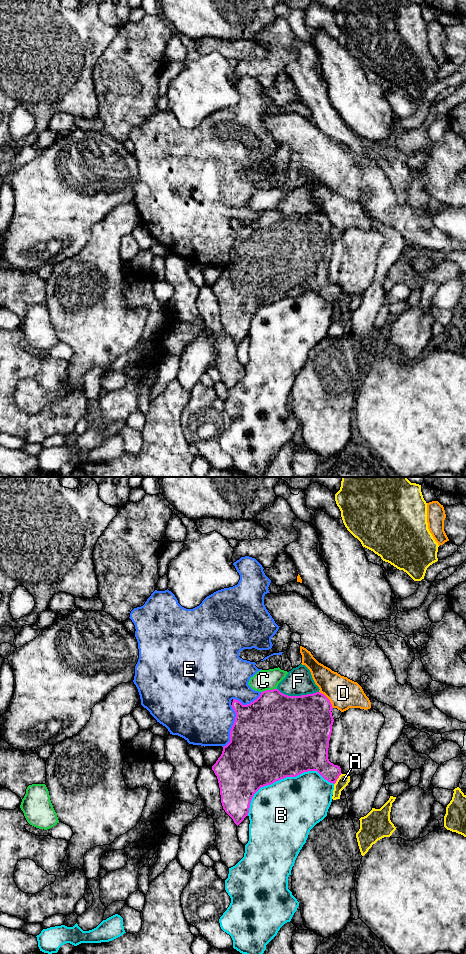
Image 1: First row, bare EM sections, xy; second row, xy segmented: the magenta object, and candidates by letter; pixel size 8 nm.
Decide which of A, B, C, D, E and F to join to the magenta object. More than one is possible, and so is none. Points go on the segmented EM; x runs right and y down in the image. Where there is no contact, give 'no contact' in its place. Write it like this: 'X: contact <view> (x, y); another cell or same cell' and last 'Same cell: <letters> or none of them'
A: contact xy (337, 778); another cell
B: contact xy (283, 778); another cell
C: contact xy (268, 690); another cell
D: contact xy (328, 699); another cell
E: contact xy (232, 726); another cell
F: contact xy (298, 696); another cell
Same cell: none of them

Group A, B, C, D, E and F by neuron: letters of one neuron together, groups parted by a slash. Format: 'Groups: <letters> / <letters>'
Groups: A / B / C / D / E / F

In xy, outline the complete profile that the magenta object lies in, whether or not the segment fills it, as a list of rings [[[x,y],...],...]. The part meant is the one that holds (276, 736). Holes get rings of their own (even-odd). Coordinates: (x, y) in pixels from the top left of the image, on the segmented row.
[[[273,689],[261,692],[256,700],[247,705],[233,699],[231,706],[236,717],[230,730],[230,742],[223,747],[222,754],[212,766],[212,770],[218,779],[223,809],[237,826],[248,816],[251,800],[261,787],[308,771],[317,771],[328,782],[336,783],[342,773],[340,766],[334,765],[328,759],[334,719],[331,712],[332,704],[324,694],[316,692],[288,696],[278,689]]]

